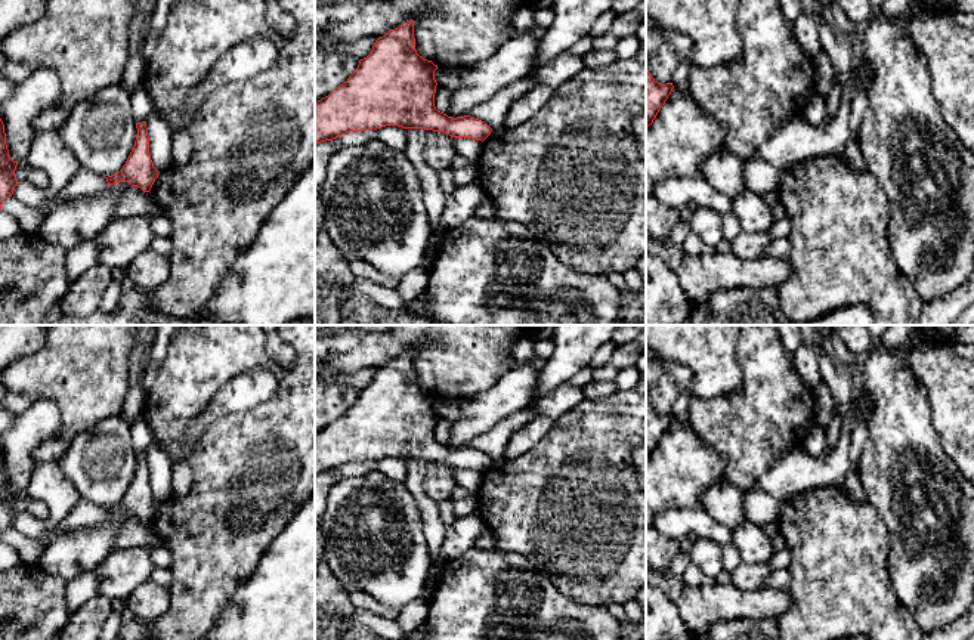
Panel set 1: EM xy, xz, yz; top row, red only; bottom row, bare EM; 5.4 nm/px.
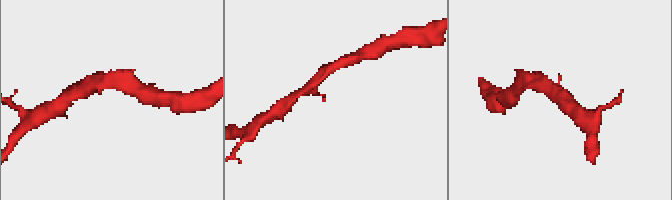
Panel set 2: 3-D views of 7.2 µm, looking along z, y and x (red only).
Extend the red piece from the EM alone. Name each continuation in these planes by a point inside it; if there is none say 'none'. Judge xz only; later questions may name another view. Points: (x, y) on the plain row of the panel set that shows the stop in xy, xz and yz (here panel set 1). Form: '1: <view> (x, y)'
none

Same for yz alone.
none

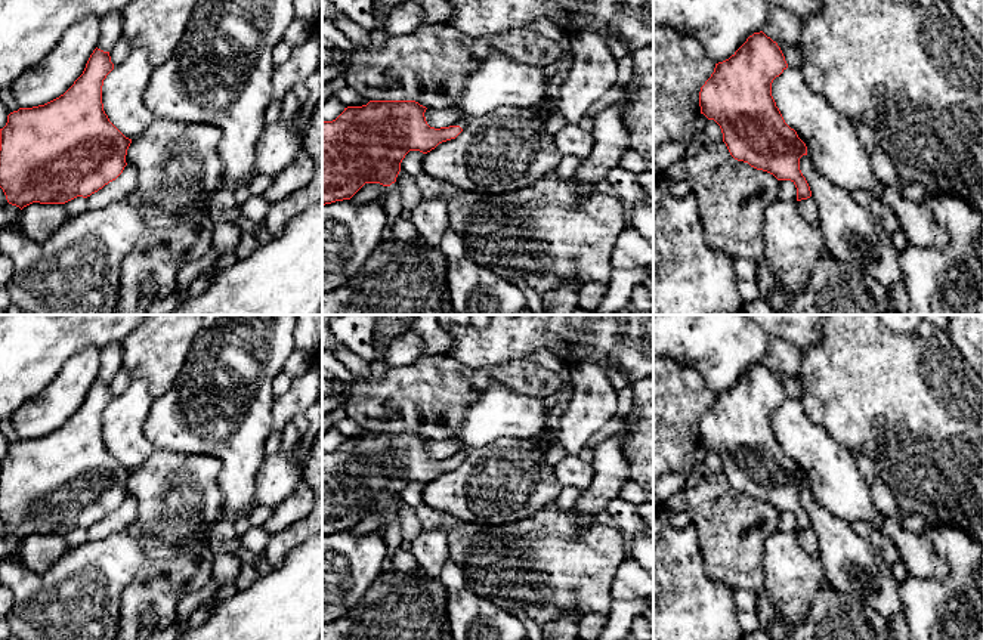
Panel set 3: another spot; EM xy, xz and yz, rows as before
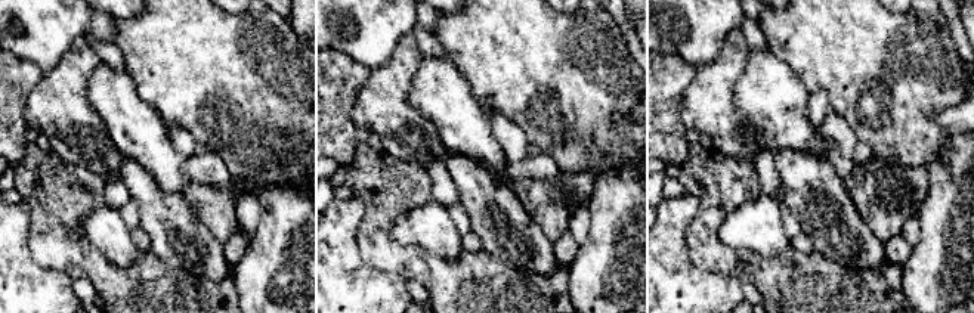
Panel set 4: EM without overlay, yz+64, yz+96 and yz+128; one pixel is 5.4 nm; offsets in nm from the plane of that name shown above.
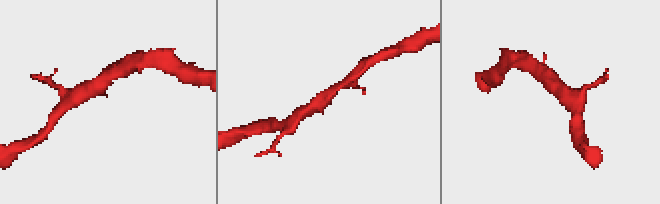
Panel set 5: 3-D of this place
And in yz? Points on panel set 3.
none

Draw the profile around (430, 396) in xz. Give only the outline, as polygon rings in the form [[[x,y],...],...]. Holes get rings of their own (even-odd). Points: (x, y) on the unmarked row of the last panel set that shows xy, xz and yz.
[[[446,355],[389,367],[381,380],[353,378],[344,409],[367,432],[415,432],[426,439],[454,438],[467,409],[492,383],[544,399],[560,390],[560,377],[519,358],[473,370]]]

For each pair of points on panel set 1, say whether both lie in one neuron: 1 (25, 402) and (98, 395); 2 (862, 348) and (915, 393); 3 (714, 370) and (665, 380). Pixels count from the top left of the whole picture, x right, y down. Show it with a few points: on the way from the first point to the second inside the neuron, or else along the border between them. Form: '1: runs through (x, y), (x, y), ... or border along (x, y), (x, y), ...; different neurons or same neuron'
1: border along (15, 392), (36, 399); different neurons
2: border along (874, 345), (862, 358); different neurons
3: border along (664, 358), (683, 362), (690, 370), (688, 389); different neurons

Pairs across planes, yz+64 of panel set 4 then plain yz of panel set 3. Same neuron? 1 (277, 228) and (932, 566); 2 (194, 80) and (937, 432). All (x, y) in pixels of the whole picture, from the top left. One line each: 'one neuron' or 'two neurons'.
1: two neurons
2: one neuron

